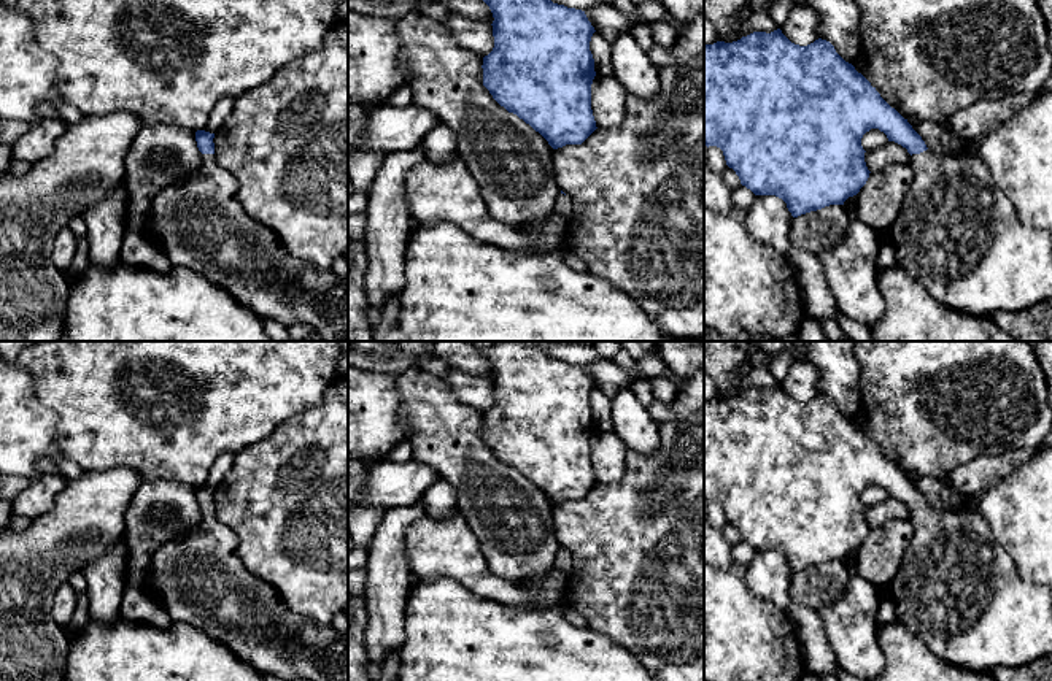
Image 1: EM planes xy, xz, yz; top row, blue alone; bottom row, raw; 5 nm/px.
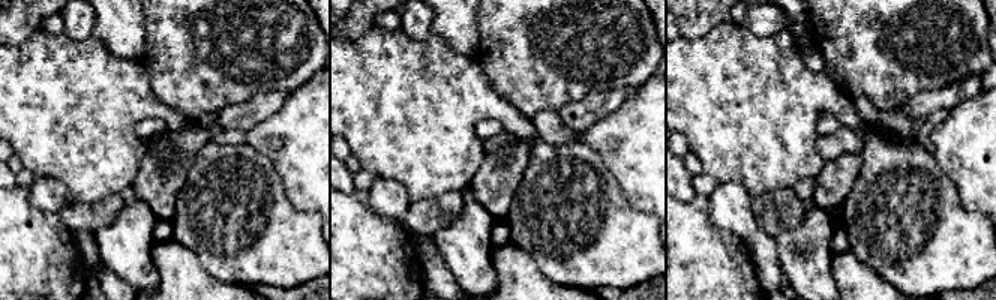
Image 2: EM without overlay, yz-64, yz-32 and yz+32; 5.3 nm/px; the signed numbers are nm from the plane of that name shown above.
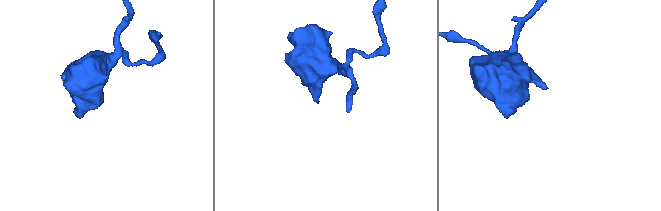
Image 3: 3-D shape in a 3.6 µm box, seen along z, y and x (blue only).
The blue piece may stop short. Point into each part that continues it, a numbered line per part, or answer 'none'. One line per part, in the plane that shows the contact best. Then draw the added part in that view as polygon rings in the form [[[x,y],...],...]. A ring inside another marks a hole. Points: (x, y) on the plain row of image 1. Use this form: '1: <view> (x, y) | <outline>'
1: yz (957, 589) | [[[930,505],[911,511],[914,535],[888,594],[896,621],[917,635],[944,662],[969,671],[1017,668],[1052,654],[1052,591],[1025,583],[1011,554],[992,535],[987,519],[971,506],[941,513]]]

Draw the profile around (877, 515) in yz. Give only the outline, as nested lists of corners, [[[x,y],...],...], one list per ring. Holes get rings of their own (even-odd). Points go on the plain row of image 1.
[[[887,497],[882,503],[866,506],[864,517],[869,527],[880,527],[890,519],[906,519],[911,510],[895,497]]]

